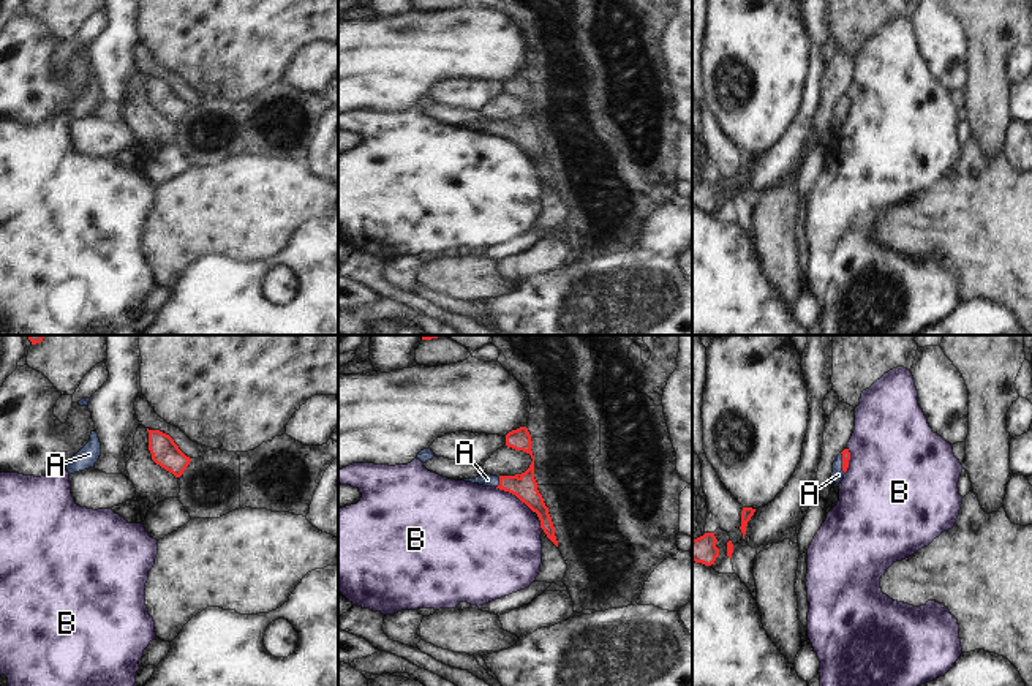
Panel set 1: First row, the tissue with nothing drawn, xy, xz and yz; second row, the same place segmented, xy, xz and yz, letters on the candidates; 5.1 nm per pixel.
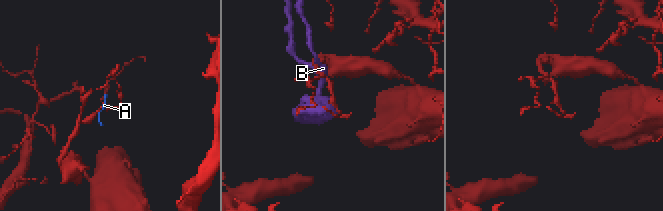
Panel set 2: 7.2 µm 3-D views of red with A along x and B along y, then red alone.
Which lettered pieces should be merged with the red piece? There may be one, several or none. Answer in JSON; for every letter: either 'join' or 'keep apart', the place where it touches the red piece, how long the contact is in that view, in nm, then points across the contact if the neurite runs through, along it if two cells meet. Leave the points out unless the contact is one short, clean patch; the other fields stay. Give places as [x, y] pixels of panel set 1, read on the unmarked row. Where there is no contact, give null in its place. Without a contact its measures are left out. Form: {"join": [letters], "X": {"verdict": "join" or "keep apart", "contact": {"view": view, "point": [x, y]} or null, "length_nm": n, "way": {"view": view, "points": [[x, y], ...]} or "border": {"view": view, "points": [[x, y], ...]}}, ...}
{"join": ["A"], "A": {"verdict": "join", "contact": {"view": "yz", "point": [843, 109]}, "length_nm": 110, "way": {"view": "yz", "points": [[846, 101], [843, 109], [838, 120]]}}, "B": {"verdict": "keep apart", "contact": {"view": "xz", "point": [514, 139]}, "length_nm": 240}}

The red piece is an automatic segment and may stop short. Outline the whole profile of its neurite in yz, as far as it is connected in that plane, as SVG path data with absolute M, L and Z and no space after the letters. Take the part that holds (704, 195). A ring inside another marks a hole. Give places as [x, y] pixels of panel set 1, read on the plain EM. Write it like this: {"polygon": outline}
{"polygon": "M705 179L703 182L692 185L692 207L702 209L705 212L714 210L719 202L719 194L716 193L714 179Z"}

